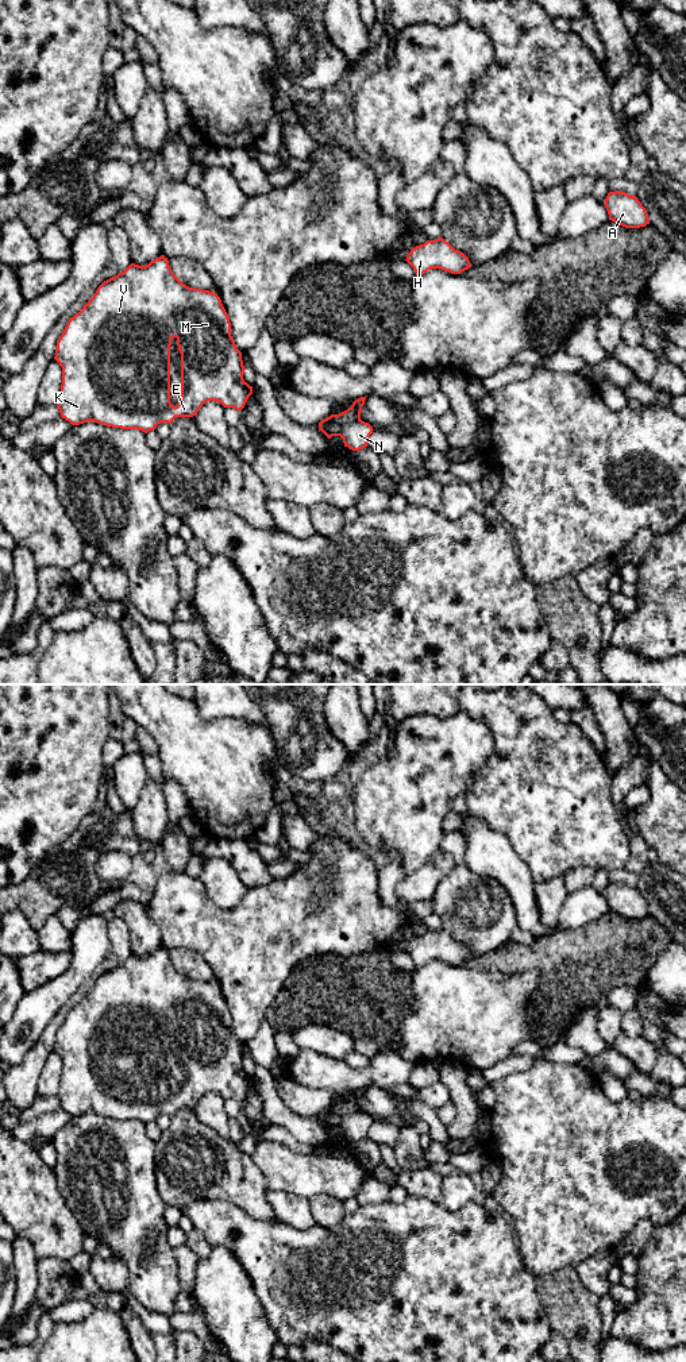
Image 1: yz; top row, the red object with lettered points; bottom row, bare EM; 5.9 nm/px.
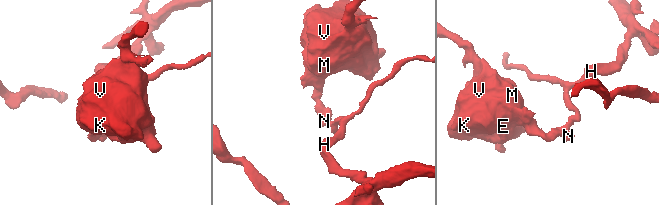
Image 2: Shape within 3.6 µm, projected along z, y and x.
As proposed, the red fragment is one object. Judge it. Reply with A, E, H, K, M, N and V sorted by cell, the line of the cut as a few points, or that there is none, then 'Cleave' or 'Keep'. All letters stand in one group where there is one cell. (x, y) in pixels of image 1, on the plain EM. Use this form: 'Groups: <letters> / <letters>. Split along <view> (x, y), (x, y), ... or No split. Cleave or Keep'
Groups: A H / E K M N V. Split along yz (328, 1108), (340, 1115), (359, 1110). Cleave

